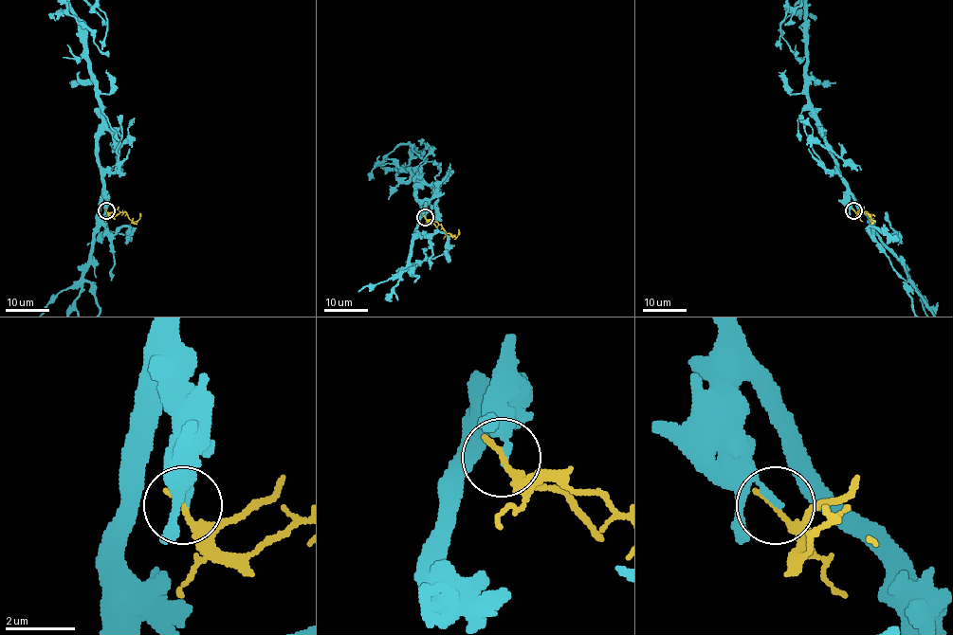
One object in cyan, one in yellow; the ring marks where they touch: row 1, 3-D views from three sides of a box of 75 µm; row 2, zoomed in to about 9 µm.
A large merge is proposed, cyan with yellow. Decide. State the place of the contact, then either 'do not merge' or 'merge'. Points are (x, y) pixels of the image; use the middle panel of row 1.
place (425, 217); do not merge

